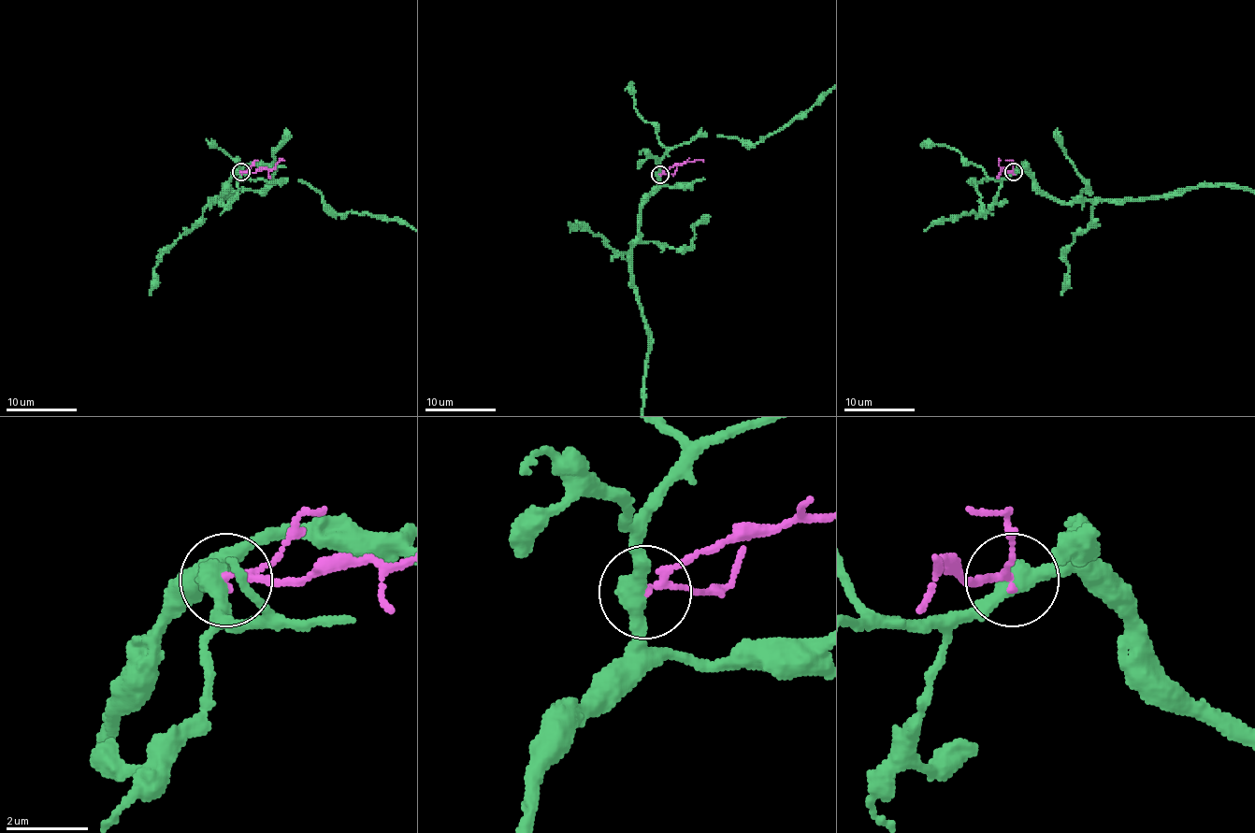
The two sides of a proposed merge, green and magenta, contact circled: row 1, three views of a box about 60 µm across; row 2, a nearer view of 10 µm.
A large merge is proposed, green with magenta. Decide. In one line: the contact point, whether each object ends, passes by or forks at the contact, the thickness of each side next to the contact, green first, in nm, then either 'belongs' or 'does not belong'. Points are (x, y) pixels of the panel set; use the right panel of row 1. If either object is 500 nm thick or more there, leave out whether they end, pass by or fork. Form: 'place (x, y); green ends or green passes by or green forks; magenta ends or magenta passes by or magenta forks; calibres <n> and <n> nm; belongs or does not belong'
place (1013, 172); green passes by; magenta passes by; calibres 440 and 150 nm; does not belong

